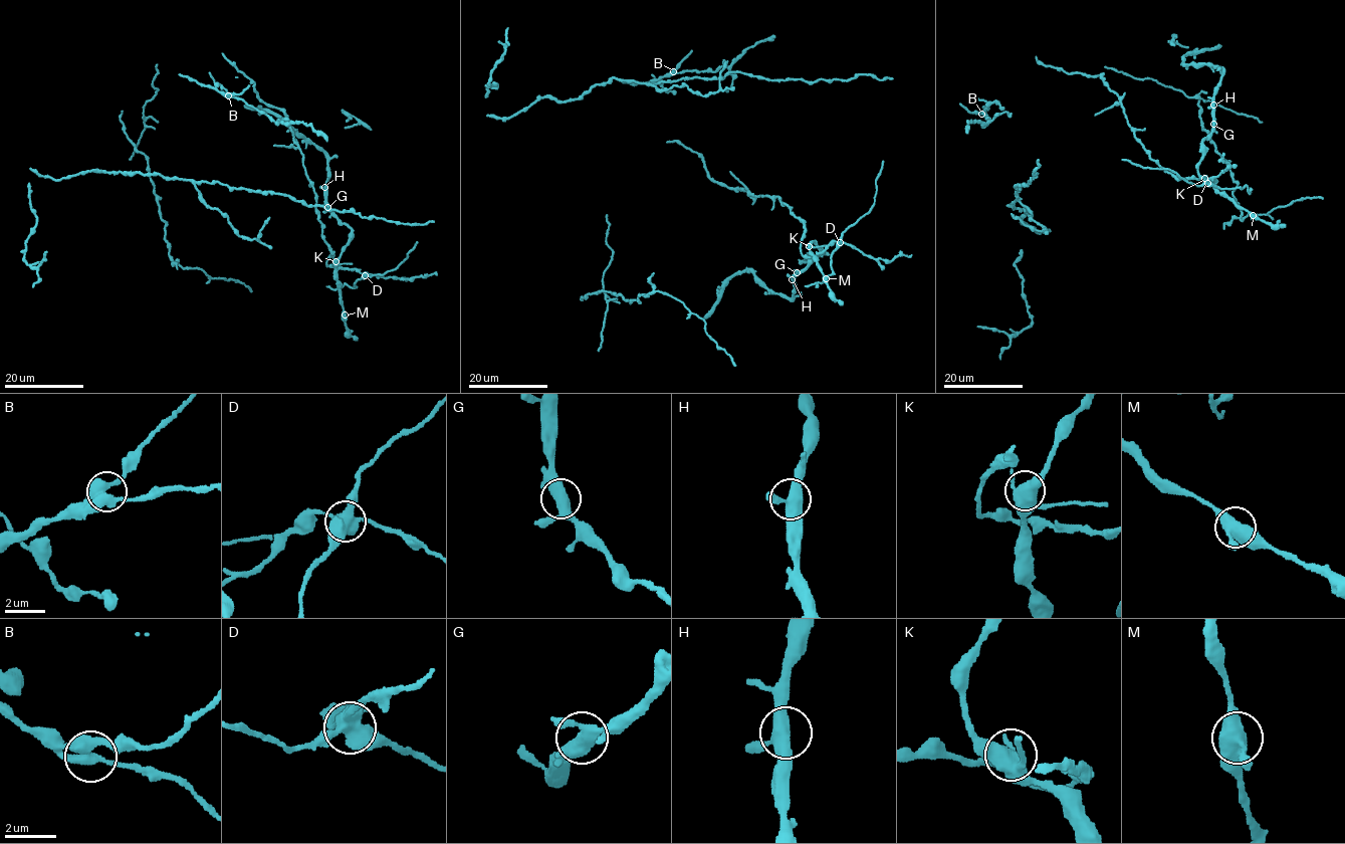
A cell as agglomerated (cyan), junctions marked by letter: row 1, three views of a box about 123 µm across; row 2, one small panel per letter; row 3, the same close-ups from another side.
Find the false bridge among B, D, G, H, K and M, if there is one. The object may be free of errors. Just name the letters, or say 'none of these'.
D

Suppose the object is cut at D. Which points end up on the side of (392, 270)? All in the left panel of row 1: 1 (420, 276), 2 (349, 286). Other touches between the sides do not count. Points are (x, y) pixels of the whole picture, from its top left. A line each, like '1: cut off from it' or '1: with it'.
1: cut off from it
2: with it

